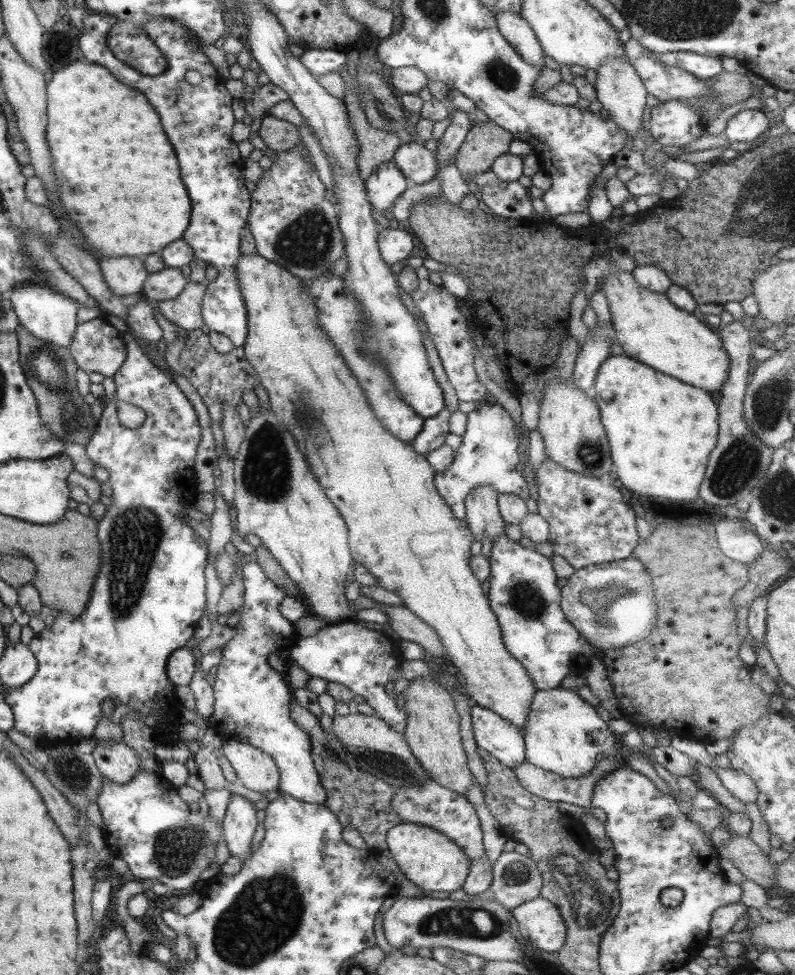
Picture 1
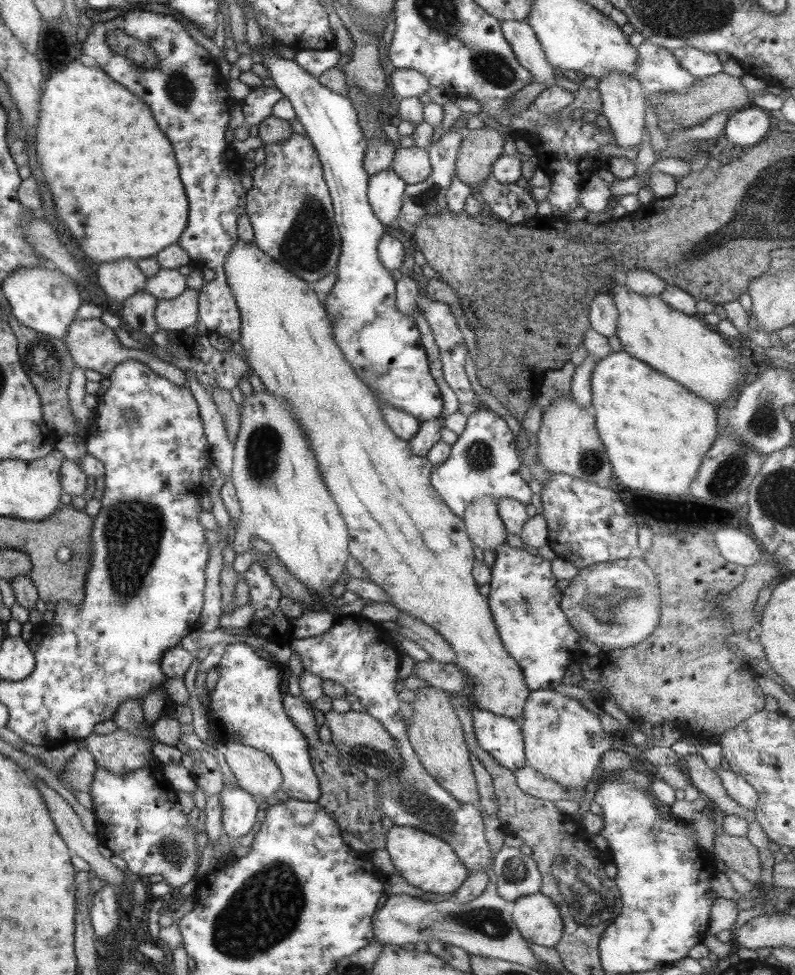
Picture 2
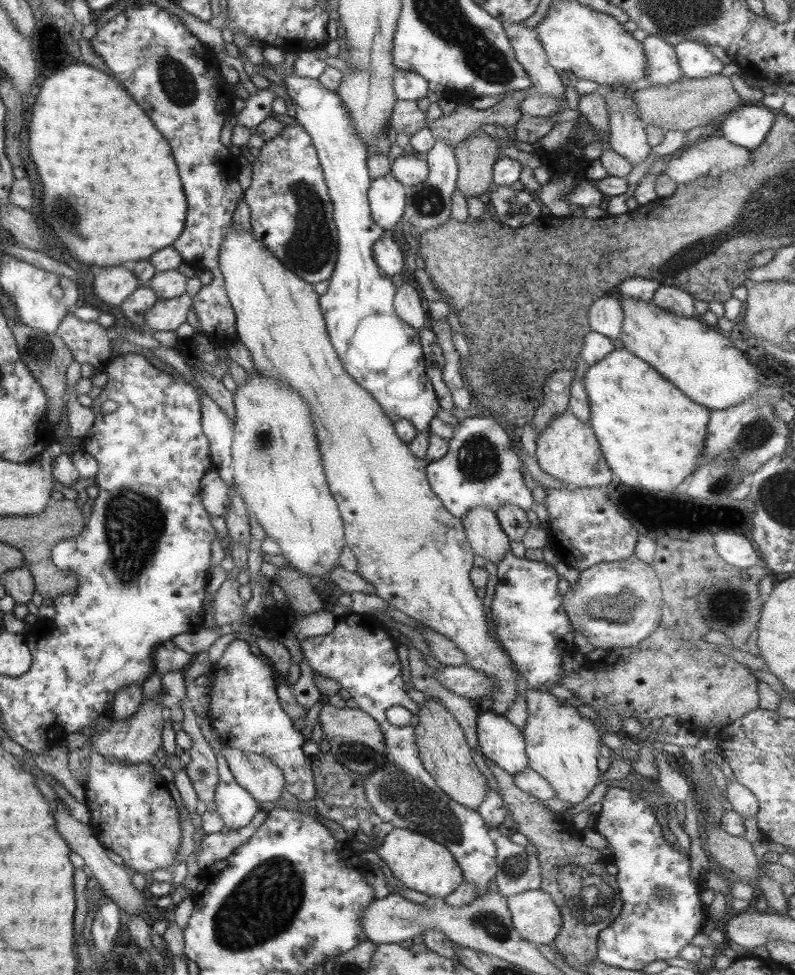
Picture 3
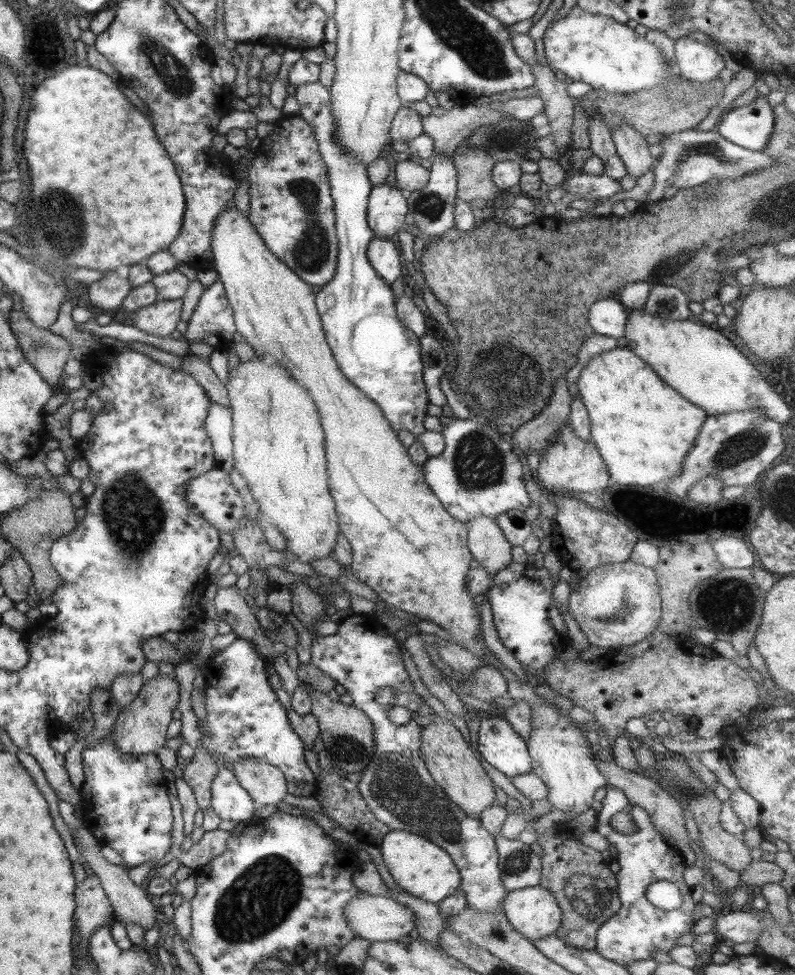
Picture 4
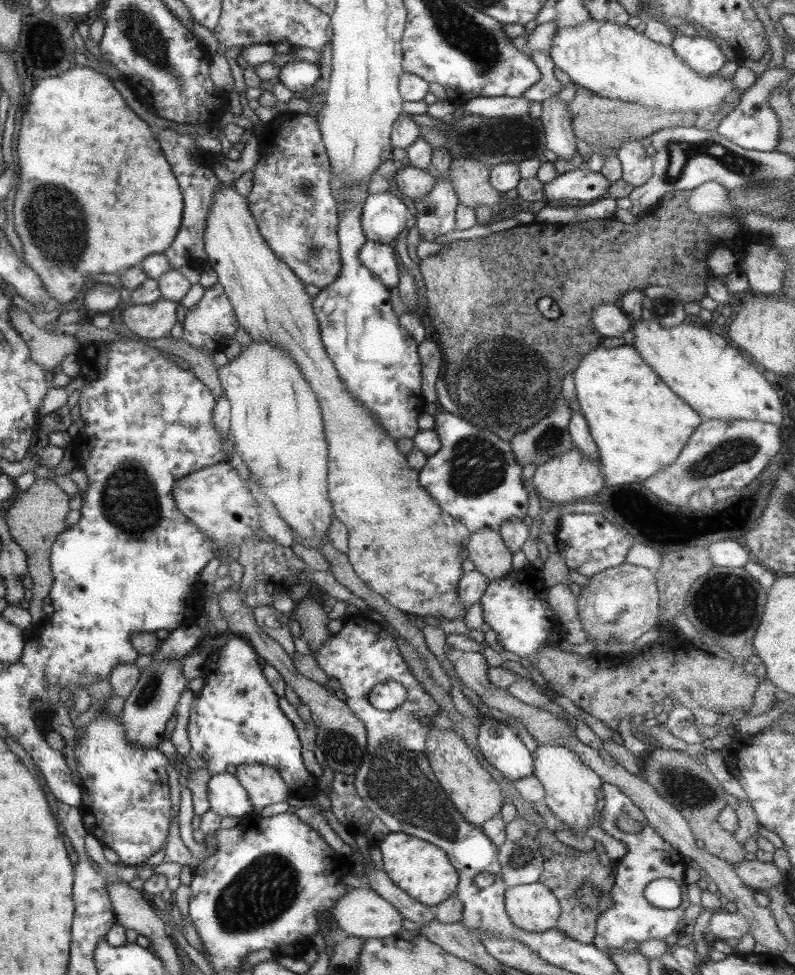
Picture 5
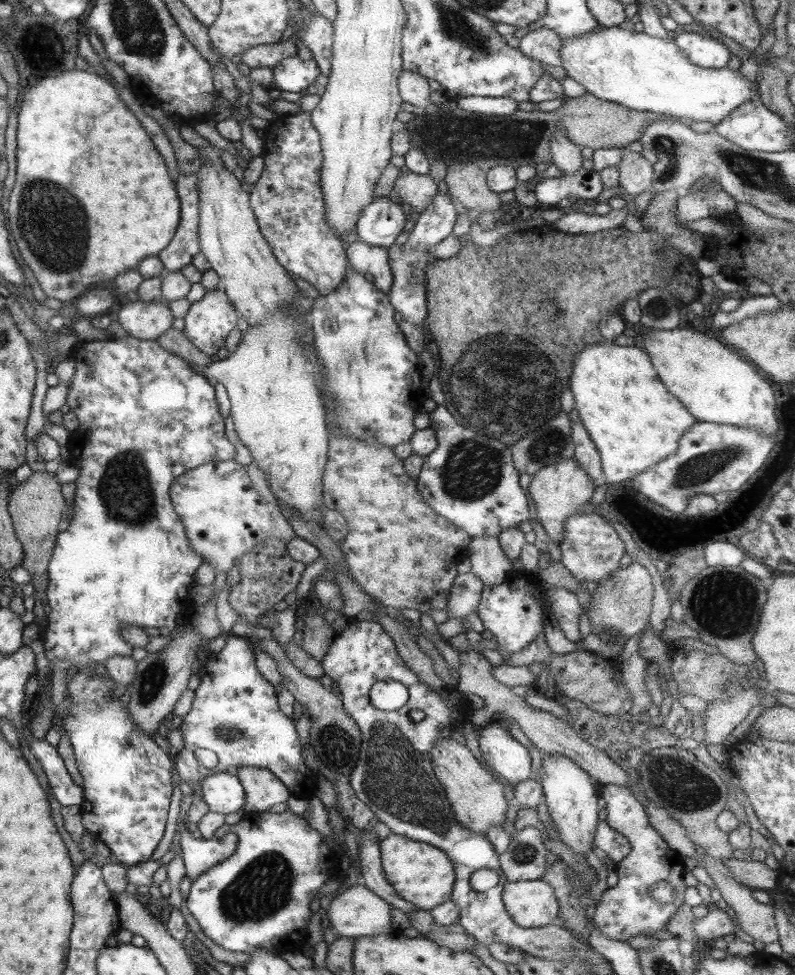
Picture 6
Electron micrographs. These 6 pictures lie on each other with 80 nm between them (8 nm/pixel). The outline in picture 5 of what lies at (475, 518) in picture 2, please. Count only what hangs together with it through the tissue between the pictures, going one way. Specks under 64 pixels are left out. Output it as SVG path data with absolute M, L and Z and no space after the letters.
M484 528L479 532L471 532L466 547L467 557L473 563L474 570L488 582L505 576L512 569L512 552L494 529Z

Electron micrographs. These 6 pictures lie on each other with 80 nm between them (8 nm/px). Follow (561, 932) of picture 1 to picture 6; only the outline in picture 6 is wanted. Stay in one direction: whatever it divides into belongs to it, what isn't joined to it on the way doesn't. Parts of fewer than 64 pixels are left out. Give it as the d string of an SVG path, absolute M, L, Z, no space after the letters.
M541 879L506 882L500 895L507 914L520 927L539 928L547 924L553 924L557 919L558 902L552 886Z

